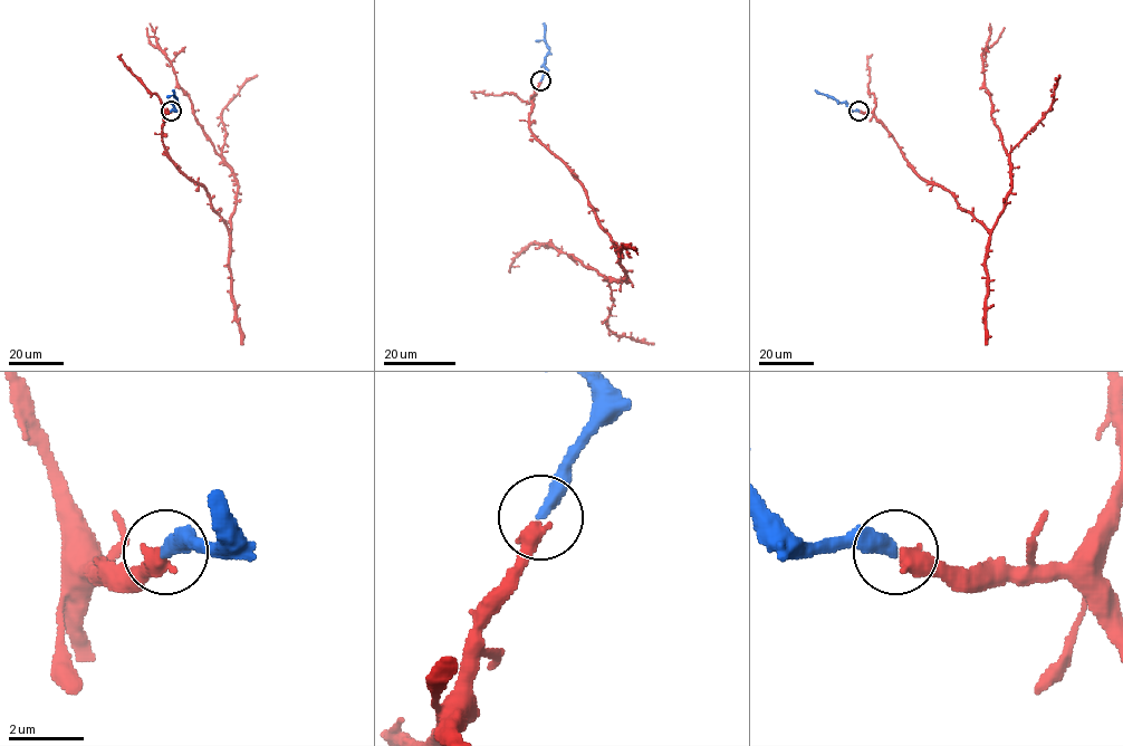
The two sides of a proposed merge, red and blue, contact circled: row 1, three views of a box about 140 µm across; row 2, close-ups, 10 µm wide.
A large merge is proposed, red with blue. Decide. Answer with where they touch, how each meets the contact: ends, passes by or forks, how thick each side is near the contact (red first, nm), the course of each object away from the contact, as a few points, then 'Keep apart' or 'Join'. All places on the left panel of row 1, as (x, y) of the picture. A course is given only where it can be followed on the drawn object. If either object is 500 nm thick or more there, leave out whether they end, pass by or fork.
Place: (171, 111). At the ring red ends. At the ring blue ends. Thickness 460 nm (red) against 380 nm. Course of red: (171, 111), (162, 144), (230, 229), (238, 181), (146, 27). Course of blue: (171, 111), (174, 110), (176, 101), (173, 91). Join

